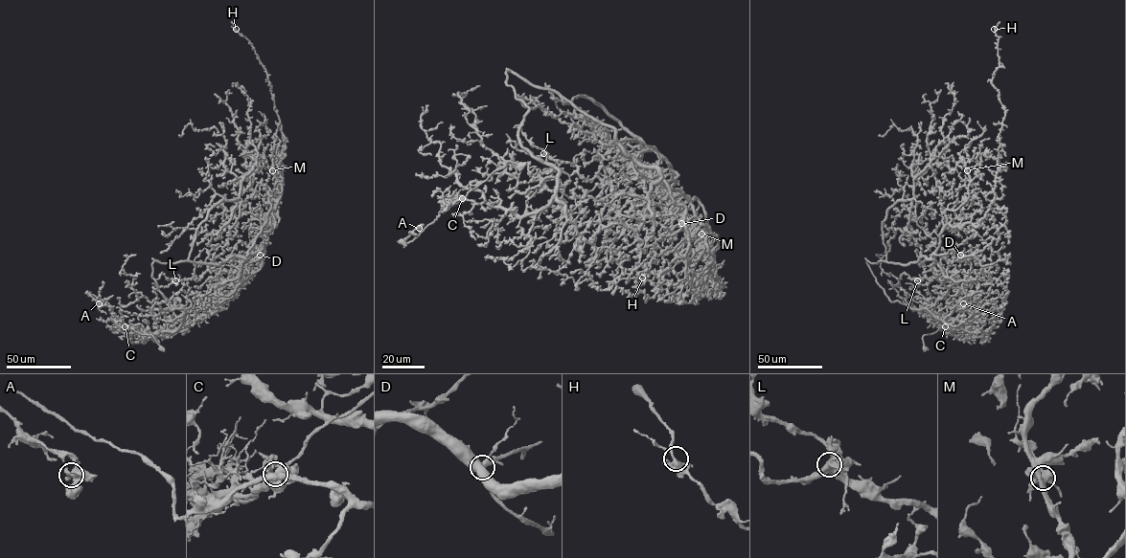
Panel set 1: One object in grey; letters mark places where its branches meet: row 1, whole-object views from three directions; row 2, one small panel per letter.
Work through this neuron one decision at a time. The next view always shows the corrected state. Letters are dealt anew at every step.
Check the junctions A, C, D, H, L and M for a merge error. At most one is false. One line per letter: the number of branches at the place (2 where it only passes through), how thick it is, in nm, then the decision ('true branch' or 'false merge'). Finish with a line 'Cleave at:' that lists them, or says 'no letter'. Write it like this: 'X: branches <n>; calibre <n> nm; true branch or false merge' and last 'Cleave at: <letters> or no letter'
A: branches 4; calibre 340 nm; true branch
C: branches 5; calibre 300 nm; false merge
D: branches 4; calibre 420 nm; true branch
H: branches 3; calibre 320 nm; true branch
L: branches 4; calibre 480 nm; true branch
M: branches 3; calibre 320 nm; true branch
Cleave at: C

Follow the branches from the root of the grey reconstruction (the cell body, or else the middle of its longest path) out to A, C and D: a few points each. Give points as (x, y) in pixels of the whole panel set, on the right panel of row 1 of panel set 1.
A: (925, 348), (923, 336), (946, 326), (953, 310), (973, 294), (963, 303)
C: (925, 348), (923, 336), (945, 326)
D: (925, 348), (924, 335), (941, 327), (955, 331), (929, 309), (949, 288), (931, 257), (951, 249), (960, 255)

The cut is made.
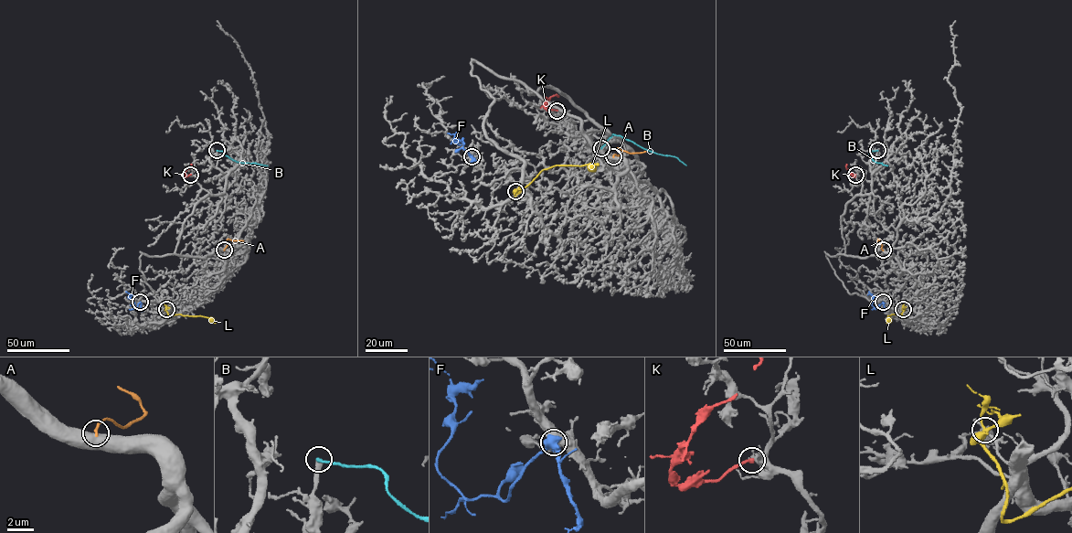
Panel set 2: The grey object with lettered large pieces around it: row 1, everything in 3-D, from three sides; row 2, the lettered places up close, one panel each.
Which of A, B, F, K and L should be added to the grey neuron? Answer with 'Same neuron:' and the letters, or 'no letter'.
Same neuron: K

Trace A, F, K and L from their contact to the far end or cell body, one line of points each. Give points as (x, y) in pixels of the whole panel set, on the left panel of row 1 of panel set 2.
A: (224, 250), (228, 239), (243, 240)
F: (140, 302), (134, 308), (125, 291)
K: (191, 174), (183, 175), (191, 164)
L: (165, 309), (168, 317), (181, 314), (202, 315), (215, 323)

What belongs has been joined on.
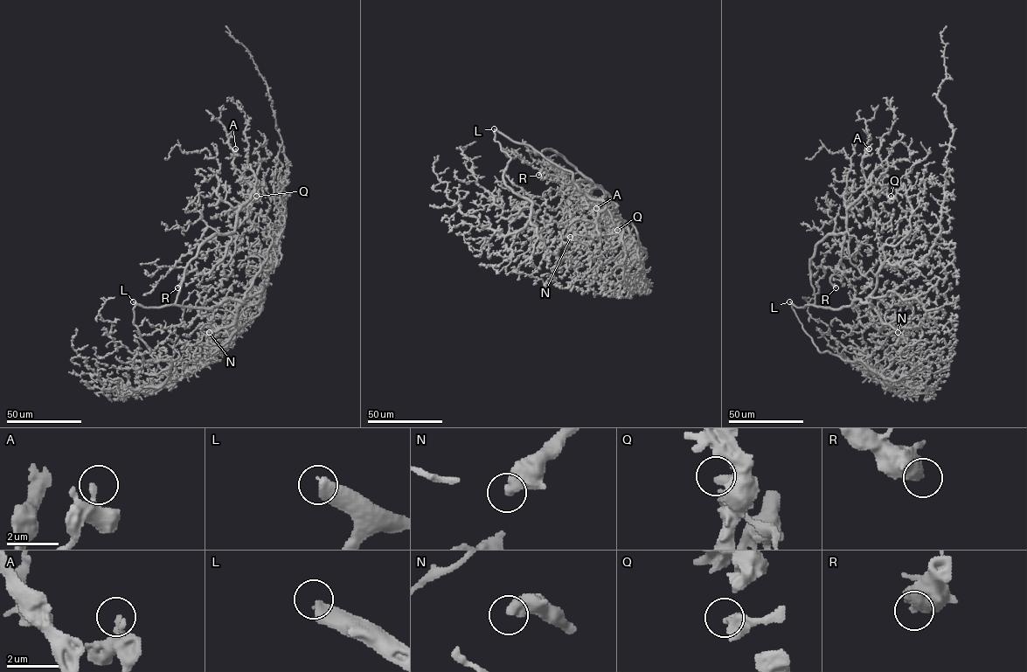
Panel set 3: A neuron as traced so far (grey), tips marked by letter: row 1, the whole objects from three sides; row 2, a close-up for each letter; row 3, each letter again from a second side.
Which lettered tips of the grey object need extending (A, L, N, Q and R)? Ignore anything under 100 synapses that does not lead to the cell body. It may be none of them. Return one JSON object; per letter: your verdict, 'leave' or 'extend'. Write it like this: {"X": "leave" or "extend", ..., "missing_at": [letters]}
{"A": "leave", "L": "extend", "N": "leave", "Q": "leave", "R": "extend", "missing_at": ["L", "R"]}

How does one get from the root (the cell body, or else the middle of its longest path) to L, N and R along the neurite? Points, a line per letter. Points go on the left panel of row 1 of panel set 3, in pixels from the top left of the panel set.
L: (238, 301), (225, 300), (211, 308), (171, 305), (143, 307), (133, 301)
N: (238, 301), (244, 302), (238, 308), (237, 329), (230, 336), (222, 328), (214, 328), (209, 332)
R: (238, 301), (211, 308), (174, 304), (197, 248), (230, 234), (225, 256), (206, 273), (190, 271), (177, 287)

